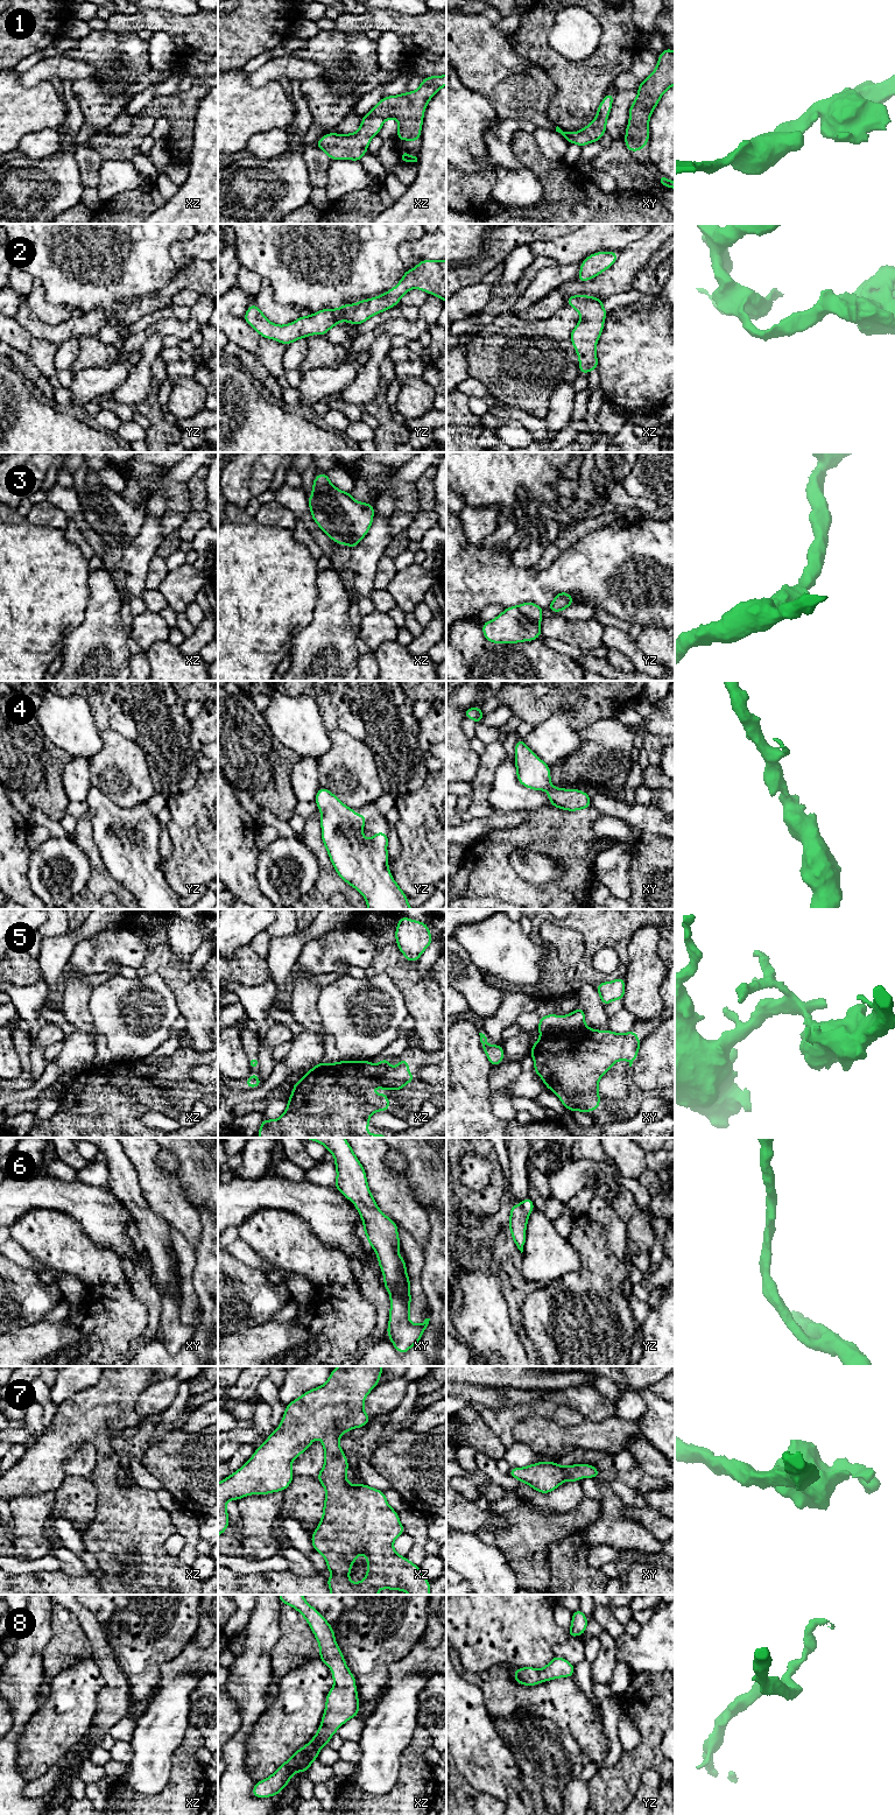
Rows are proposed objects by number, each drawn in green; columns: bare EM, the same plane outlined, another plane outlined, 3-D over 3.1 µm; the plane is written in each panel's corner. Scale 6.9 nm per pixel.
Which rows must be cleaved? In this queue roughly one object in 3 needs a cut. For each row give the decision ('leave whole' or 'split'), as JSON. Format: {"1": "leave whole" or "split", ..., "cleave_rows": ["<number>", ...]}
{"1": "leave whole", "2": "leave whole", "3": "leave whole", "4": "leave whole", "5": "split", "6": "leave whole", "7": "leave whole", "8": "leave whole", "cleave_rows": ["5"]}

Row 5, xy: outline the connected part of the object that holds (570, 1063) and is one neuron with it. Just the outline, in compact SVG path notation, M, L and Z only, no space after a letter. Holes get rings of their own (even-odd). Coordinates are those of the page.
M585 1028L579 1032L557 1032L542 1034L534 1043L530 1054L535 1061L534 1070L543 1079L547 1089L554 1091L570 1111L597 1111L600 1104L598 1083L616 1061L626 1060L632 1067L637 1057L641 1040L632 1029L626 1034L612 1030Z

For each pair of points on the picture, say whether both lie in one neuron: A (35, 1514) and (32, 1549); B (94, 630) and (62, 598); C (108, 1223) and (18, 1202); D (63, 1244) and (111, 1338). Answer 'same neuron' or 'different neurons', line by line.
A: same neuron
B: different neurons
C: same neuron
D: same neuron

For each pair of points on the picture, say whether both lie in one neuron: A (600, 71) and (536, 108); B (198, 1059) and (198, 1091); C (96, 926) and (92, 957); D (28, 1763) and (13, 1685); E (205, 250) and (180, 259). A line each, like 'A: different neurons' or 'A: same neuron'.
A: different neurons
B: same neuron
C: different neurons
D: different neurons
E: same neuron

